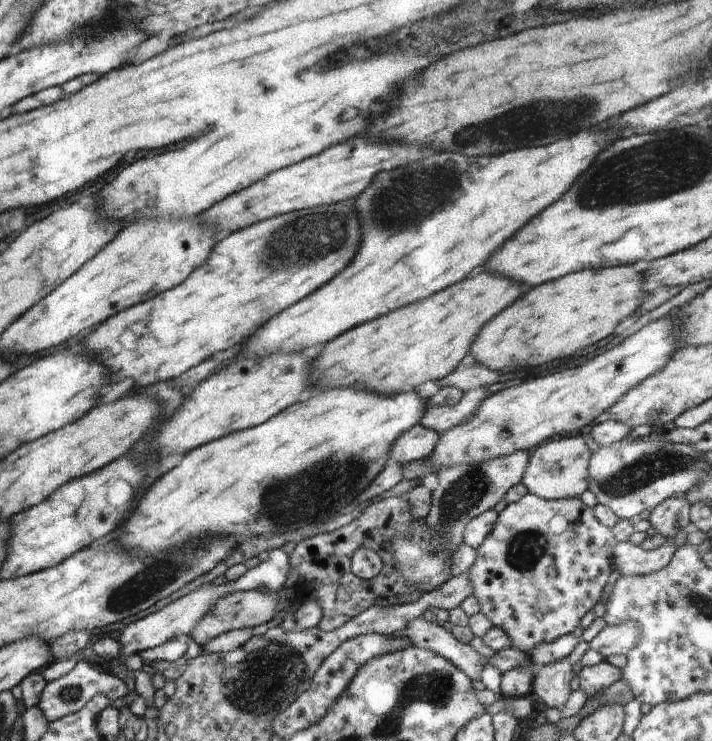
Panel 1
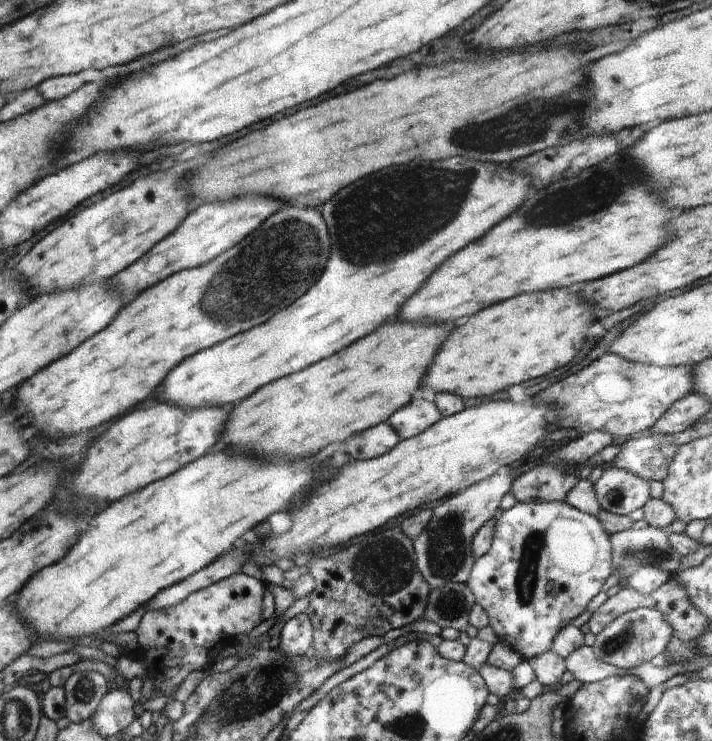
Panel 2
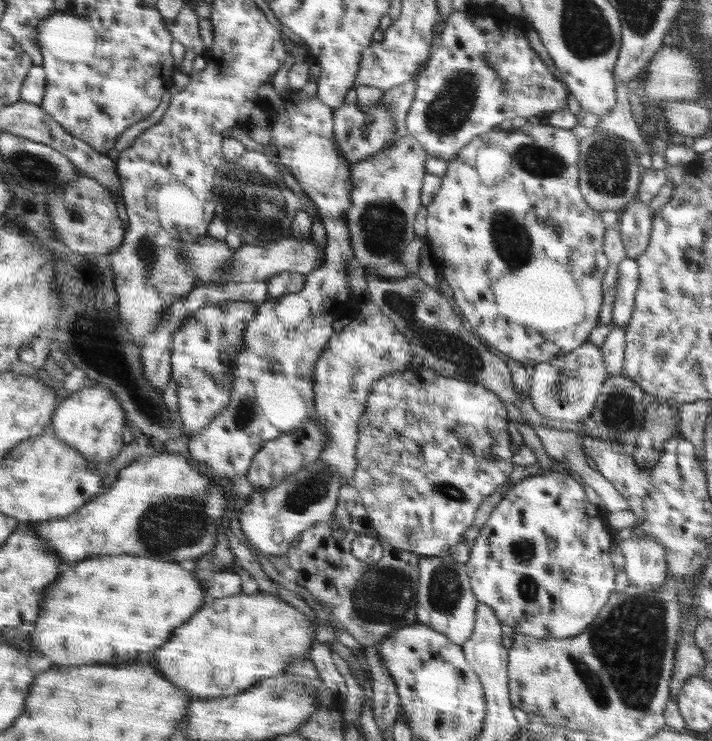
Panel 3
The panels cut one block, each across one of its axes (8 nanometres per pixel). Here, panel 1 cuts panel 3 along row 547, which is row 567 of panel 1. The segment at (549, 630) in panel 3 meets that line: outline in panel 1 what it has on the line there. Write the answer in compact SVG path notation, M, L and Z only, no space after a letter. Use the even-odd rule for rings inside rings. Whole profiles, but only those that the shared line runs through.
M527 493L499 512L492 532L476 549L476 559L468 574L472 595L476 596L480 613L490 620L492 627L504 630L512 647L529 652L543 642L570 634L579 626L582 616L599 602L608 576L614 570L612 548L616 543L612 529L600 524L593 509L580 497L544 500Z

